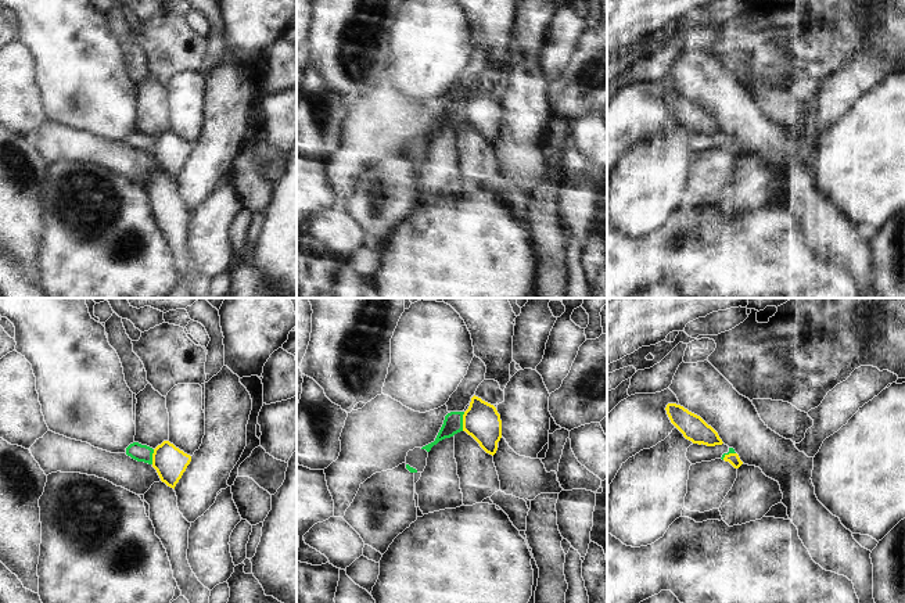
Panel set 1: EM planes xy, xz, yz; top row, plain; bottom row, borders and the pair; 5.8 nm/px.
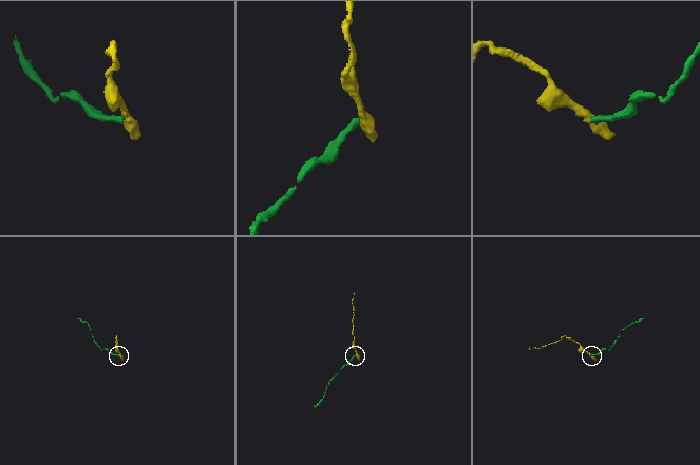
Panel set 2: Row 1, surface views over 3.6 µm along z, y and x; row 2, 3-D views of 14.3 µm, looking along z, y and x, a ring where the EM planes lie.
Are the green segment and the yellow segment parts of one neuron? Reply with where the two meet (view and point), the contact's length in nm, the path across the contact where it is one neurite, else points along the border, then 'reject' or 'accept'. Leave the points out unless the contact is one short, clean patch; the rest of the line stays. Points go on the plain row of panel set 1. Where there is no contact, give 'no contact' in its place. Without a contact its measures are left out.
meets green in xz at (462, 111); contact 110 nm long; reject

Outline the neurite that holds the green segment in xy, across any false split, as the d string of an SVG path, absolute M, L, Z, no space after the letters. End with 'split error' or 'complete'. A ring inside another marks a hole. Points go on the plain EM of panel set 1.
M133 132L126 137L128 146L130 146L132 148L137 151L144 151L148 154L152 154L152 143L154 143L152 137L147 134L141 134L139 132Z; complete

